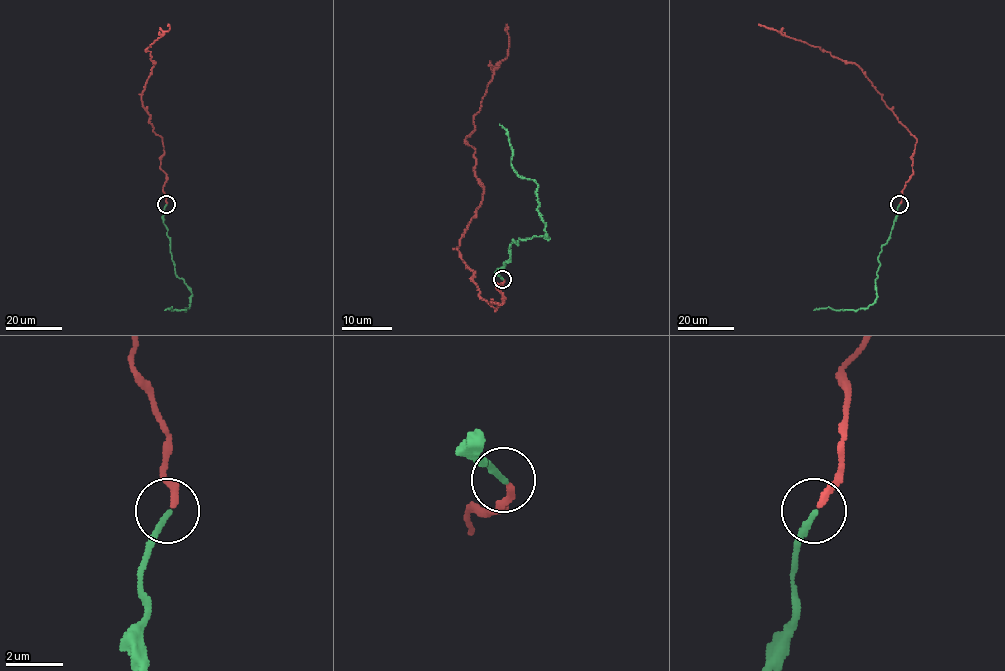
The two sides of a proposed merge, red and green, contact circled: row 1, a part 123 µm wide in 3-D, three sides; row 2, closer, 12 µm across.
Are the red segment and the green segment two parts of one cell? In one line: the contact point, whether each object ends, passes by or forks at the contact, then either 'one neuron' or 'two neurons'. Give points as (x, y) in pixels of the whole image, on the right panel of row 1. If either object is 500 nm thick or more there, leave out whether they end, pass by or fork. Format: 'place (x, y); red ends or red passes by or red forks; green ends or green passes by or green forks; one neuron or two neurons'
place (899, 204); red ends; green ends; one neuron

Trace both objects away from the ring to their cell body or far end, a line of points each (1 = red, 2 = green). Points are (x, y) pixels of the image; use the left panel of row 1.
1: (166, 204), (162, 140), (153, 131), (141, 96), (155, 63), (145, 50), (168, 24)
2: (166, 204), (163, 222), (175, 274), (192, 293), (185, 311), (171, 310), (171, 307), (164, 310)

